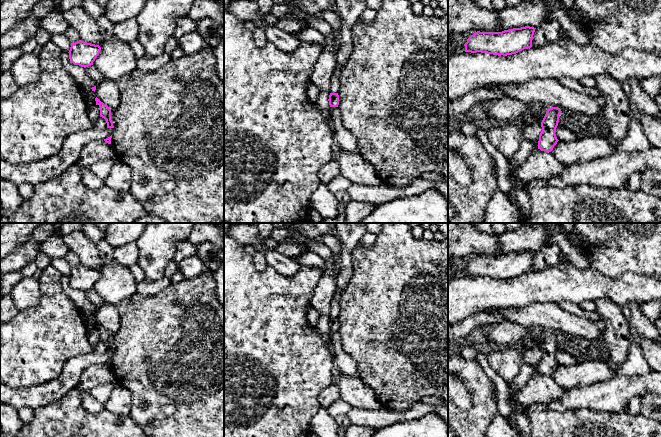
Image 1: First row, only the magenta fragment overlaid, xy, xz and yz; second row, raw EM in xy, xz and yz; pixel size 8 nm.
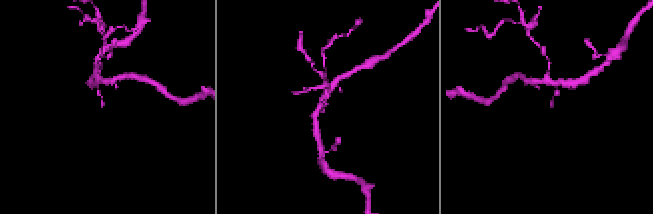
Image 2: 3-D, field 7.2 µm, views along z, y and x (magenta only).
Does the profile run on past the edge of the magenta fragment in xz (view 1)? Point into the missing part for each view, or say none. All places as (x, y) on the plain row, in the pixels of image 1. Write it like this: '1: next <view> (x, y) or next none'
1: next none

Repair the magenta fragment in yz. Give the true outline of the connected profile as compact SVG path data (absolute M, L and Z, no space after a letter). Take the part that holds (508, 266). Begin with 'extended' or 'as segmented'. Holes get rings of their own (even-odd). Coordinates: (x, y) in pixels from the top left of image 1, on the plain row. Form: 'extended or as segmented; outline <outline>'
as segmented; outline M525 250L502 256L480 256L471 259L464 268L465 276L482 276L498 280L516 278L532 271L534 251Z

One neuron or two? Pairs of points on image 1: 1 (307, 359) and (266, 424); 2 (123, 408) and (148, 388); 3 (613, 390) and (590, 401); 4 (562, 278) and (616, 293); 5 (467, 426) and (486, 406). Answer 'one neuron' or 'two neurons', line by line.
1: one neuron
2: two neurons
3: one neuron
4: one neuron
5: one neuron

